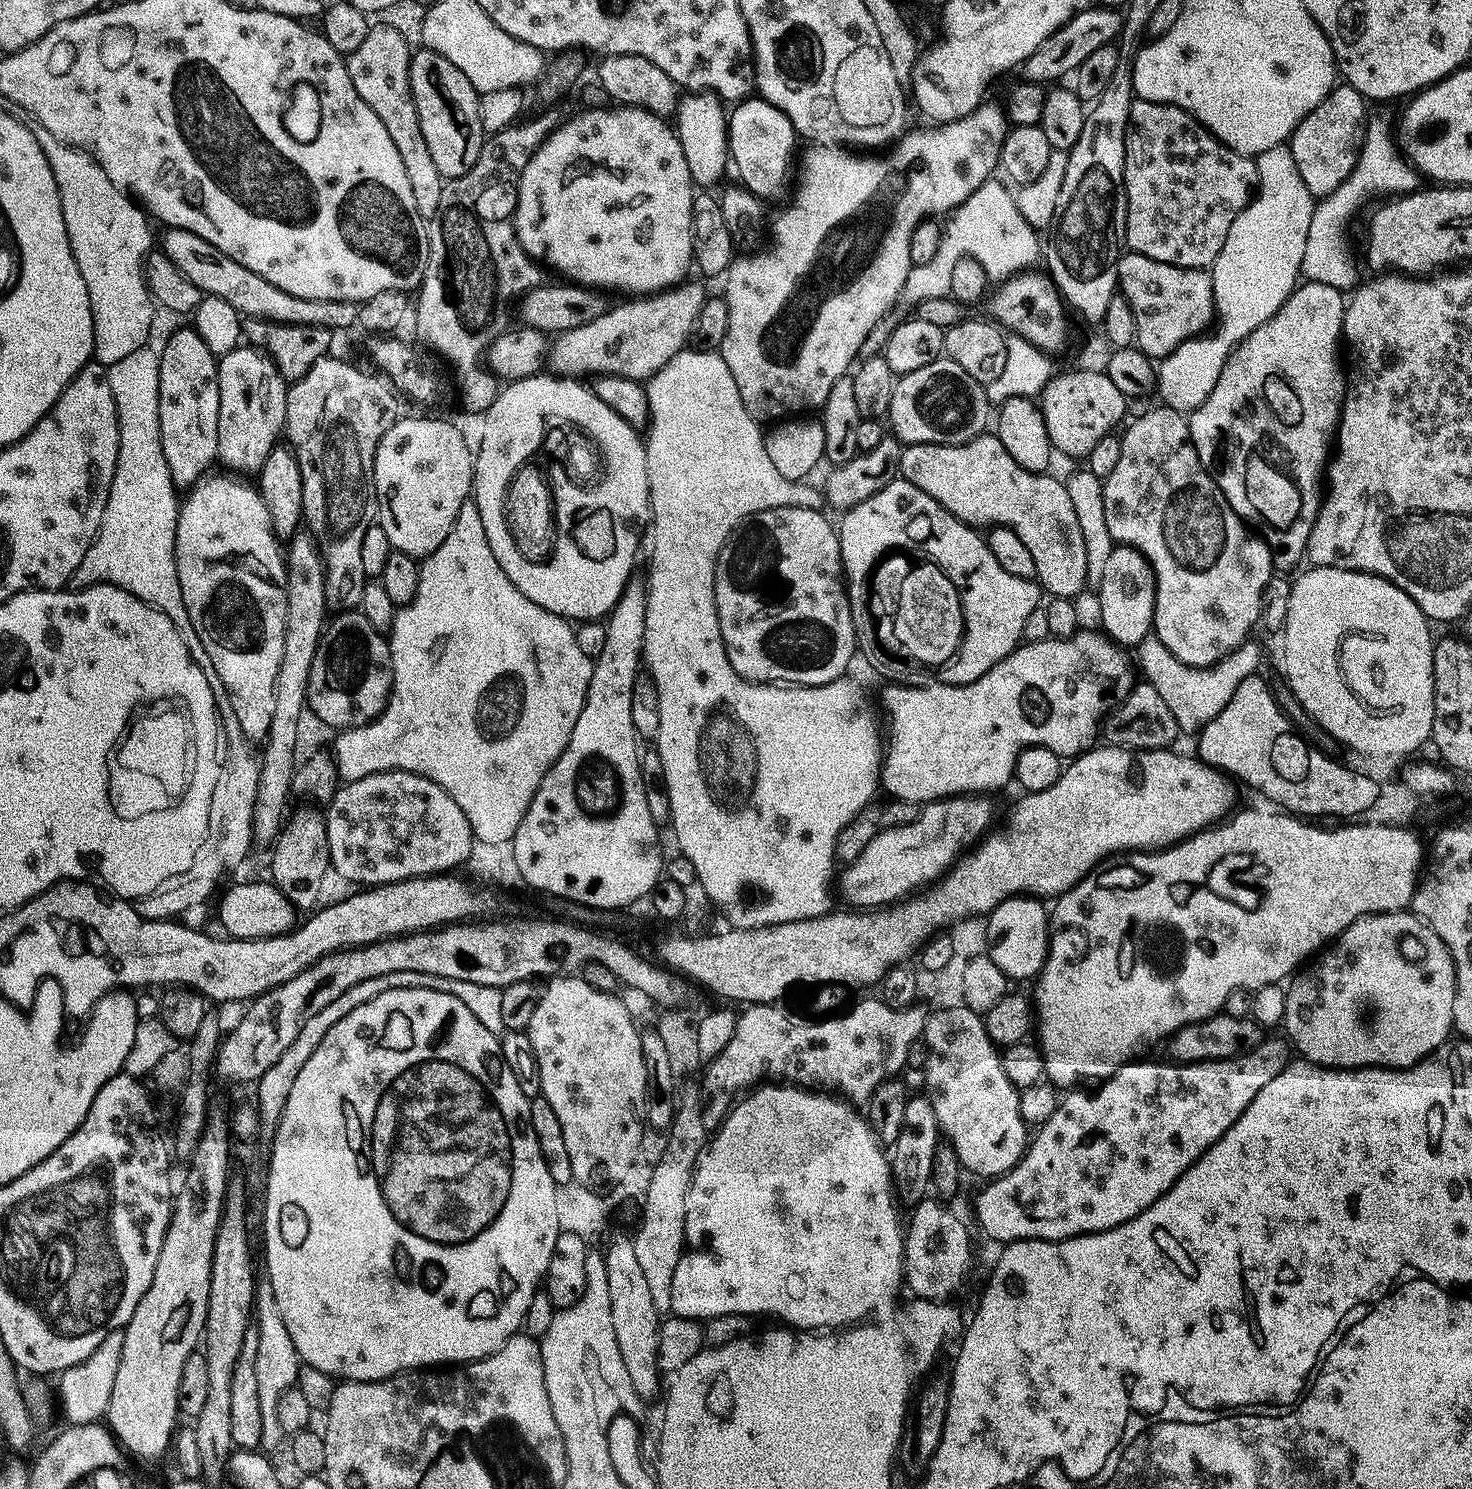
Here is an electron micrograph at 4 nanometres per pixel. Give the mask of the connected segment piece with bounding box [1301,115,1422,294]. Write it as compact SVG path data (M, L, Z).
M1376 115L1371 117L1367 123L1366 143L1353 174L1332 195L1317 203L1314 218L1311 219L1306 257L1303 258L1301 275L1305 281L1332 286L1345 294L1353 291L1360 280L1358 268L1350 261L1350 256L1342 245L1340 230L1367 202L1369 196L1374 196L1377 192L1386 194L1384 196L1403 196L1415 193L1421 187L1422 180L1419 173L1411 163L1404 161L1395 141L1393 139L1390 141L1389 134L1390 128L1386 117Z

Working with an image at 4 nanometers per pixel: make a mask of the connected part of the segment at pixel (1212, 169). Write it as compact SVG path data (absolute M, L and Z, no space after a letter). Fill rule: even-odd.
M1137 99L1132 105L1132 123L1128 129L1126 142L1126 194L1128 195L1128 225L1126 226L1126 248L1128 252L1137 252L1146 258L1154 258L1154 262L1162 262L1166 266L1179 268L1211 269L1216 263L1218 254L1222 254L1222 246L1226 246L1226 238L1230 238L1230 229L1234 222L1248 208L1254 199L1254 164L1249 157L1230 150L1202 122L1198 122L1186 110L1169 104L1159 104L1149 100Z

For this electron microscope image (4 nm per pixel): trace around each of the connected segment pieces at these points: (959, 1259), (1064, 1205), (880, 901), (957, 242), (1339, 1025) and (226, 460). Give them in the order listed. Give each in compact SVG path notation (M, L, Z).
M925 1198L921 1199L916 1209L912 1212L912 1220L910 1216L910 1221L906 1230L906 1241L904 1245L904 1257L905 1257L905 1267L906 1267L906 1288L907 1291L910 1293L913 1292L913 1297L916 1300L930 1300L933 1302L948 1302L951 1301L953 1298L952 1295L955 1294L956 1291L959 1290L960 1287L964 1284L964 1279L968 1276L968 1271L972 1268L972 1236L968 1233L968 1228L964 1225L964 1220L962 1217L959 1216L956 1212L951 1212L950 1209L947 1208L949 1206L947 1203L941 1202L939 1199L933 1198Z
M1269 1039L1261 1044L1253 1052L1248 1052L1245 1056L1239 1056L1233 1060L1211 1060L1205 1064L1185 1064L1183 1066L1175 1062L1167 1062L1168 1064L1140 1064L1141 1062L1125 1064L1114 1075L1107 1077L1097 1087L1101 1088L1093 1096L1088 1092L1076 1092L1080 1090L1069 1091L1061 1099L1058 1114L1054 1114L1054 1118L1050 1118L1050 1122L1039 1125L1037 1132L1040 1133L1037 1136L1035 1133L1028 1152L1024 1155L1023 1162L1008 1175L991 1181L985 1187L988 1189L977 1198L976 1216L980 1219L985 1234L993 1236L996 1240L1001 1240L1001 1245L1004 1246L1014 1244L1018 1240L1050 1240L1053 1242L1072 1240L1075 1236L1110 1232L1113 1228L1138 1218L1138 1214L1150 1210L1150 1206L1154 1206L1154 1202L1158 1202L1158 1198L1166 1195L1236 1125L1238 1118L1242 1118L1242 1114L1246 1114L1250 1102L1254 1102L1254 1098L1258 1098L1258 1094L1262 1094L1262 1090L1266 1090L1266 1086L1270 1086L1270 1082L1274 1082L1274 1078L1278 1078L1278 1074L1282 1074L1290 1066L1290 1059L1288 1060L1289 1045L1283 1039L1281 1039L1282 1041L1271 1040Z
M949 798L929 804L921 811L918 822L878 834L866 846L862 858L839 873L838 892L840 888L853 909L880 910L943 880L973 845L989 835L993 825L988 800L991 799Z
M991 180L985 183L983 186L981 186L974 195L971 196L965 202L960 208L956 209L955 212L951 215L952 219L949 224L945 225L944 231L943 231L943 237L940 241L940 243L943 246L964 246L965 250L965 256L966 258L970 258L970 250L982 250L982 258L979 258L977 262L981 266L983 266L984 270L987 272L988 277L991 281L996 282L1005 282L1011 280L1011 278L1016 277L1017 275L1020 275L1022 273L1025 273L1026 271L1029 271L1030 269L1033 269L1035 266L1033 266L1040 258L1042 258L1042 252L1040 256L1040 240L1038 238L1039 233L1037 232L1037 229L1034 229L1028 222L1026 222L1026 218L1022 217L1021 211L1018 210L1017 202L1015 200L1015 195L1010 191L1008 192L1007 188L998 183L998 180Z
M1407 911L1364 916L1345 930L1319 960L1320 964L1305 967L1291 981L1282 1025L1283 1031L1288 1031L1291 1047L1295 1051L1297 1048L1308 1063L1341 1070L1412 1068L1449 1043L1448 1035L1454 1032L1456 967L1442 938L1423 920Z
M253 346L235 348L230 355L223 357L219 361L219 373L221 390L221 422L218 423L219 463L221 465L224 463L228 467L225 469L232 474L244 474L240 472L258 474L285 435L290 384L279 372L278 366L268 353Z

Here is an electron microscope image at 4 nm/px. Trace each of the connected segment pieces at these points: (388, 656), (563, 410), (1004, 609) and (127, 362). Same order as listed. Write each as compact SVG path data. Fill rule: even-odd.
M344 610L337 616L324 629L310 670L308 708L328 728L364 728L381 716L392 696L392 645L363 612Z
M541 374L538 376L531 376L525 380L518 380L509 383L507 387L500 392L497 400L492 406L490 406L488 412L483 417L484 421L484 433L480 436L480 448L478 444L478 451L474 456L474 503L478 506L478 510L482 510L482 526L486 526L486 542L490 542L490 550L494 550L494 558L498 558L498 566L502 566L502 570L506 570L506 578L510 578L510 582L514 582L514 586L518 586L518 590L522 590L522 594L526 594L526 598L530 598L530 602L538 602L538 606L542 606L542 610L550 610L550 614L558 614L566 621L577 622L576 620L600 620L611 616L612 611L618 606L618 602L622 598L622 594L628 588L629 580L633 579L634 573L632 572L636 568L636 555L640 552L640 543L644 540L644 531L649 531L650 521L652 520L652 487L650 486L650 478L648 477L648 450L645 441L642 439L641 433L632 428L618 413L615 413L610 406L602 402L601 398L598 398L598 394L593 391L588 384L584 385L576 378L561 378L555 374ZM578 422L582 426L586 426L588 430L592 430L596 434L596 438L602 442L604 450L608 450L608 462L612 464L610 466L610 474L606 472L604 476L600 474L598 480L590 482L590 486L586 490L578 490L578 488L572 488L566 480L564 484L560 482L558 484L558 506L560 506L560 524L562 524L562 536L560 536L560 548L558 548L558 558L554 560L554 564L536 564L536 566L530 566L522 556L520 552L516 550L508 530L506 530L506 524L502 520L502 500L504 500L504 492L506 492L506 484L510 480L510 476L514 474L514 470L520 466L520 462L528 456L528 454L534 454L534 450L542 444L542 442L558 442L558 444L566 444L562 436L562 426L570 426L570 428L578 428Z
M888 496L888 524L872 524L872 536L864 536L864 544L888 544L890 558L924 558L924 548L912 548L912 544L928 544L928 548L932 548L928 557L931 563L940 567L960 592L965 614L964 640L957 655L939 669L939 683L946 686L970 686L978 682L978 678L990 674L994 666L1010 658L1010 654L1014 654L1021 647L1029 631L1032 616L1041 611L1041 585L1036 580L1014 578L1014 574L1002 570L998 558L990 551L987 539L971 524L962 523L958 517L938 506L938 502L934 502L934 498L929 496Z
M147 348L130 354L116 363L108 371L111 390L114 391L116 409L119 414L120 444L118 466L115 468L114 482L111 483L110 498L106 506L104 521L96 540L90 546L82 566L72 575L71 591L83 592L96 584L112 584L130 593L134 598L146 602L156 608L182 634L182 642L186 642L186 650L198 662L201 668L204 664L214 664L214 658L206 654L206 645L202 642L198 630L190 622L190 610L186 610L186 598L182 598L182 582L178 582L178 566L176 565L176 531L180 517L181 501L176 500L178 490L171 477L170 468L166 463L162 438L160 434L160 374L161 357L157 351Z

